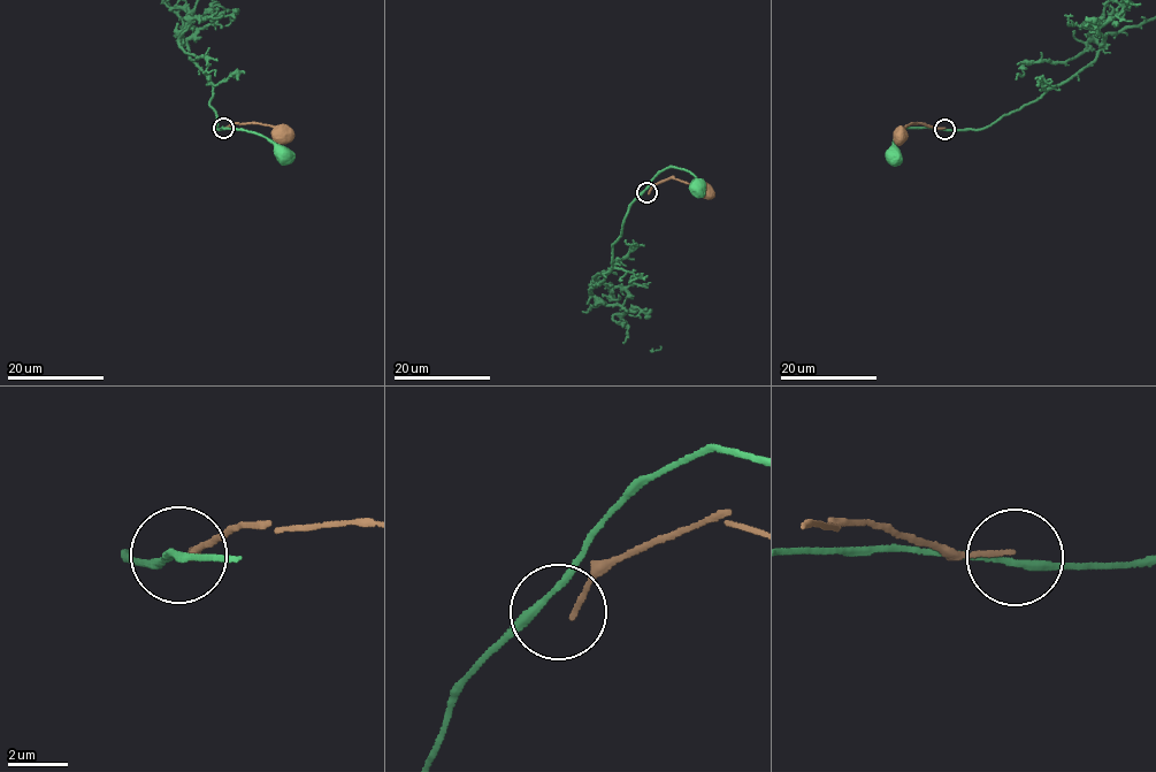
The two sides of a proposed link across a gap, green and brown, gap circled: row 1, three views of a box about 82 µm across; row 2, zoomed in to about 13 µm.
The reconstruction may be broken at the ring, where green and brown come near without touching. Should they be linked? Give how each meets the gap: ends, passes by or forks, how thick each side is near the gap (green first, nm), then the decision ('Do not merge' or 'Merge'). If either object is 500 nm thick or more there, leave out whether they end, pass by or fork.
At the ring green passes by. At the ring brown ends. Thickness 240 nm (green) against 170 nm. Do not merge

